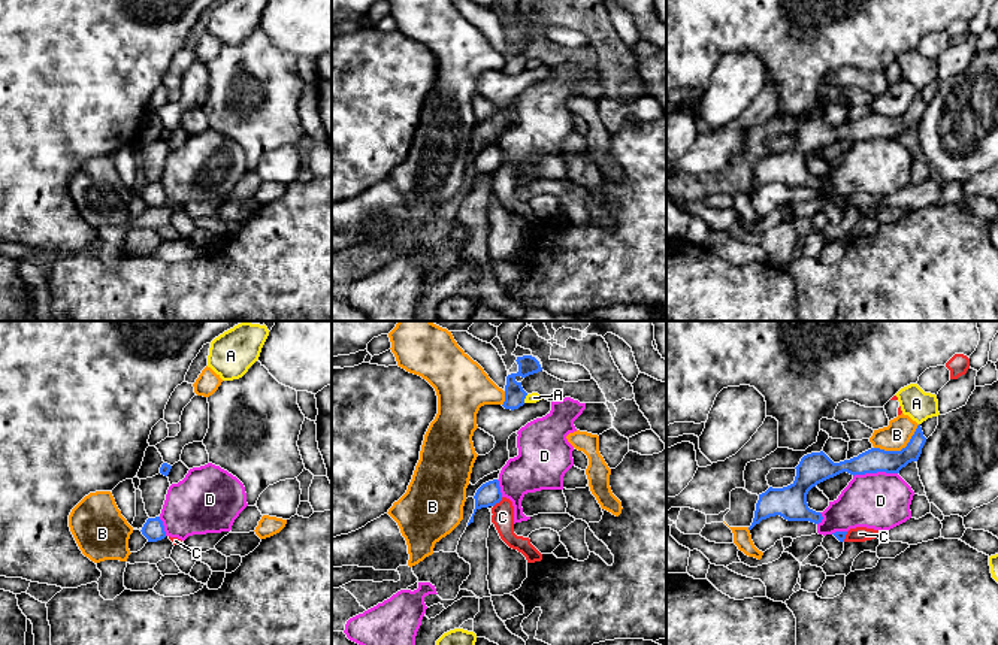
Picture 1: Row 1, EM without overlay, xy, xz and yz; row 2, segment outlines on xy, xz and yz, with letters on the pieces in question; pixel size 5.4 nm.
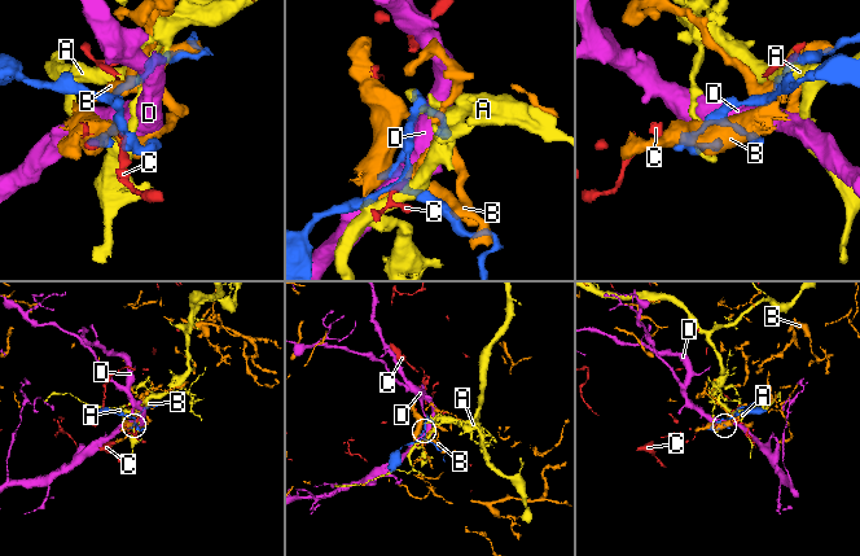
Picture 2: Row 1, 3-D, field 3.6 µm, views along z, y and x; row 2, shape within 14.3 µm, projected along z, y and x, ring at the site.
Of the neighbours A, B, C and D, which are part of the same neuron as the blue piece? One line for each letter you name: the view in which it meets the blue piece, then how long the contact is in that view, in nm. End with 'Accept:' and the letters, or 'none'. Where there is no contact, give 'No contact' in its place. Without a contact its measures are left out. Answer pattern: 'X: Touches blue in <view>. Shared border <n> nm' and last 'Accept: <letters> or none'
Accept: none

